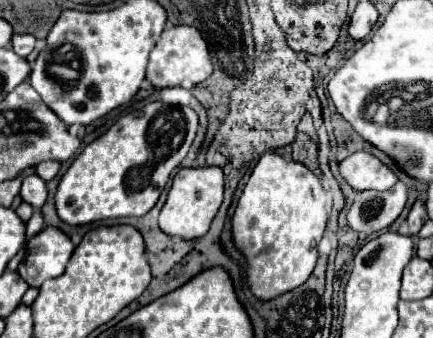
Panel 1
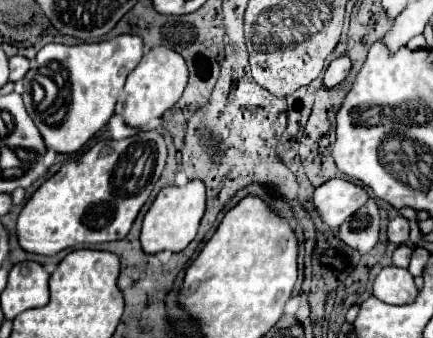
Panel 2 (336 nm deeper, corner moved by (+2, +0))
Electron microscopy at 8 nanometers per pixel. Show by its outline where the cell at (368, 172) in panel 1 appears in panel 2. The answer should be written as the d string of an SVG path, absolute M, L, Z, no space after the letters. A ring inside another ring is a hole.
M329 179L315 189L313 205L329 229L337 229L367 201L365 187L347 179Z

